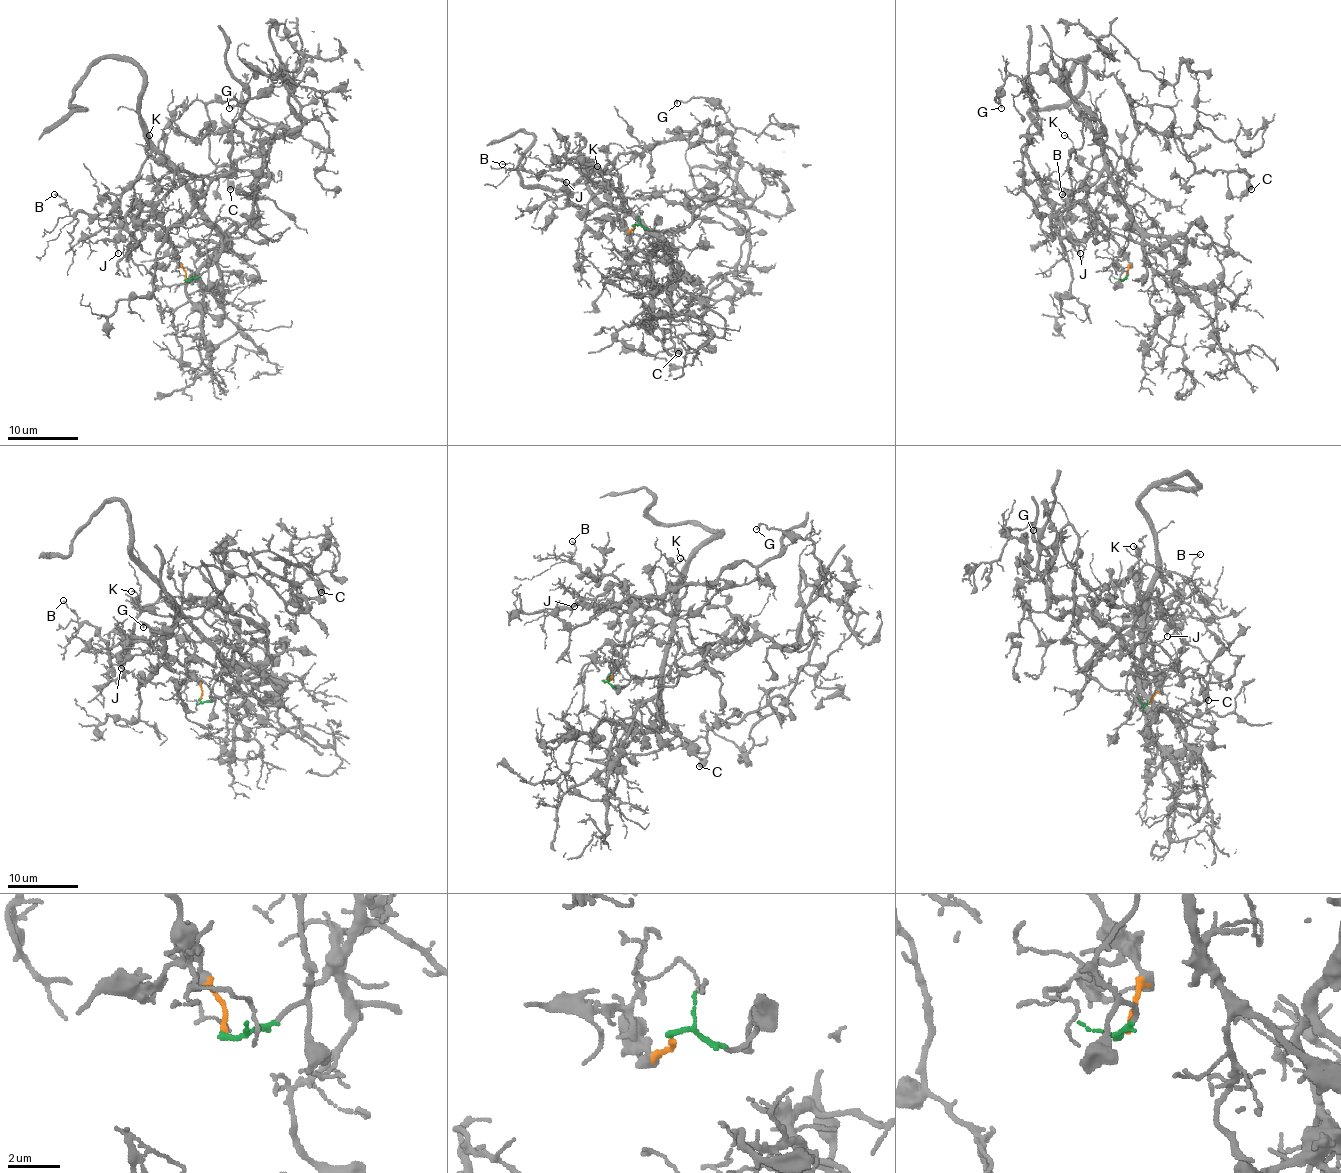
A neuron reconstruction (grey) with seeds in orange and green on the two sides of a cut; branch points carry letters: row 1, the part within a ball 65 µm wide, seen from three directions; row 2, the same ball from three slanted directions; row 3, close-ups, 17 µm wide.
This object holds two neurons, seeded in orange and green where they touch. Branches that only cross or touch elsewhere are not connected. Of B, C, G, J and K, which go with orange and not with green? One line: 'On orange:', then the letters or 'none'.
On orange: B, J, K

